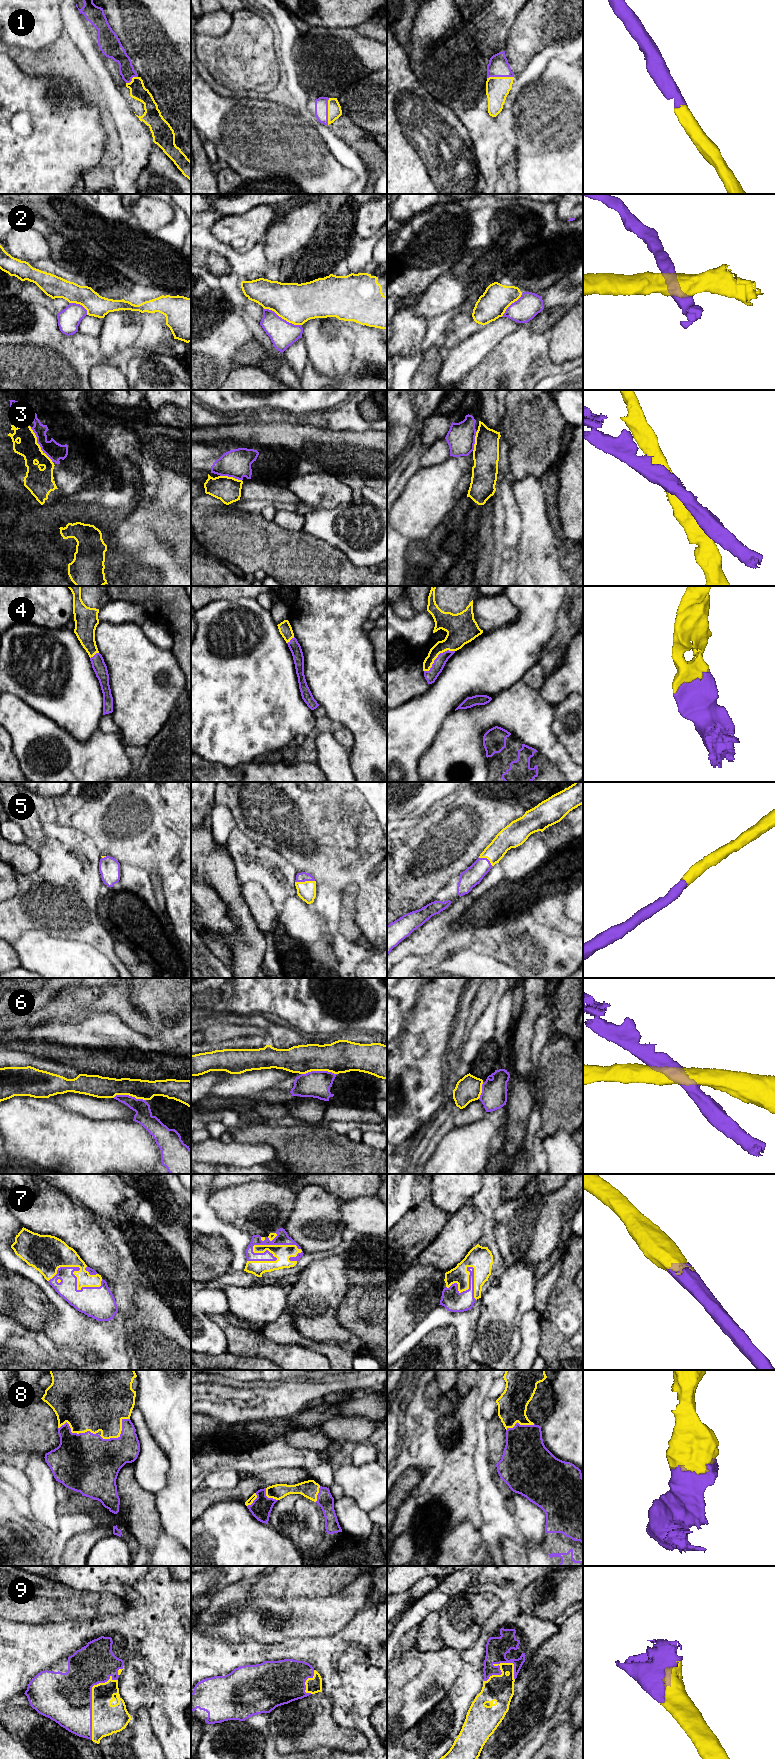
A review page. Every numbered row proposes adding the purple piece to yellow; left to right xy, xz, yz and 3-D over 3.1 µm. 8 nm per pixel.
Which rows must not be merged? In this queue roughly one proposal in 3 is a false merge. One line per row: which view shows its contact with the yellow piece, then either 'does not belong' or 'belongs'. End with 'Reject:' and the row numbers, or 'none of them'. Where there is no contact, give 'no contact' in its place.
1: meets yellow in xz; belongs
2: meets yellow in xz; does not belong
3: meets yellow in xy; does not belong
4: meets yellow in yz; belongs
5: meets yellow in xz; belongs
6: meets yellow in xz; does not belong
7: meets yellow in xz; belongs
8: meets yellow in xy; belongs
9: meets yellow in xy; belongs
Reject: 2, 3, 6

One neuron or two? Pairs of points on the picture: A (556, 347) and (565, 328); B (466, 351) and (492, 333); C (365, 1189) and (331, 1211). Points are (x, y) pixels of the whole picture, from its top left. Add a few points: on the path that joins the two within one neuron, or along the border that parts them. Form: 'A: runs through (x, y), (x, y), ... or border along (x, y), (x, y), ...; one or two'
A: runs through (561, 342), (565, 338), (565, 333); one
B: runs through (472, 351), (486, 339); one
C: border along (323, 1189), (344, 1201); two

